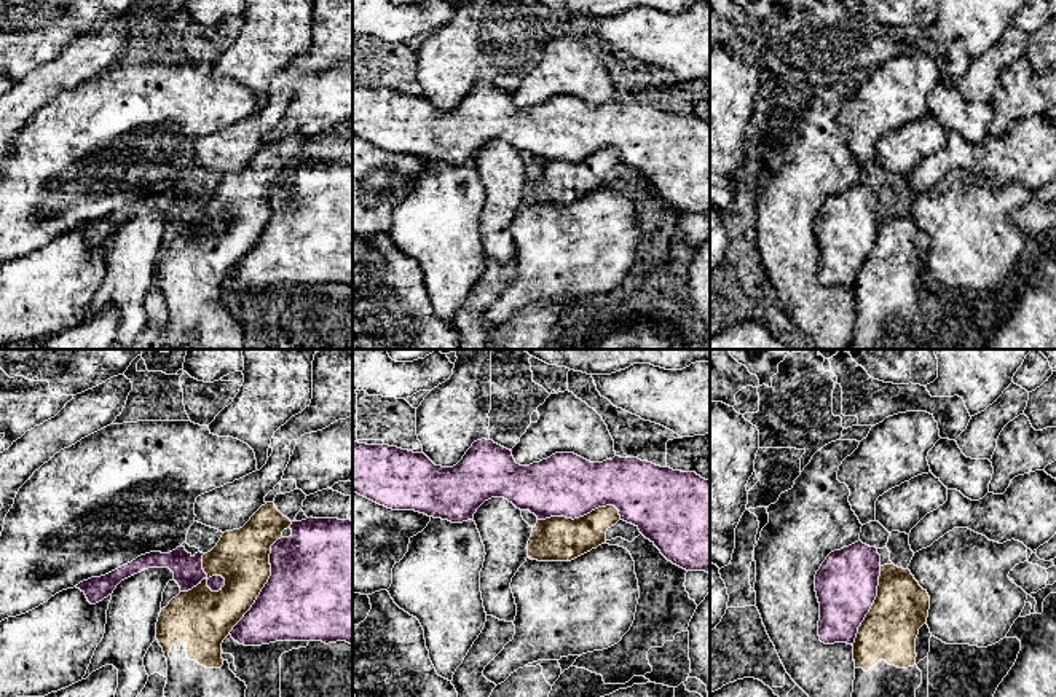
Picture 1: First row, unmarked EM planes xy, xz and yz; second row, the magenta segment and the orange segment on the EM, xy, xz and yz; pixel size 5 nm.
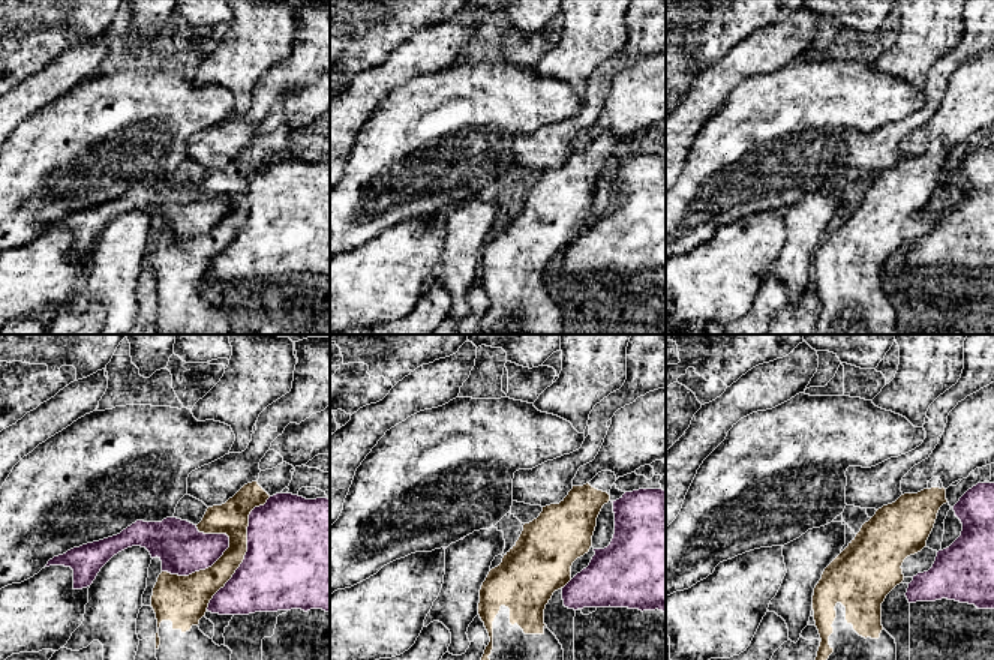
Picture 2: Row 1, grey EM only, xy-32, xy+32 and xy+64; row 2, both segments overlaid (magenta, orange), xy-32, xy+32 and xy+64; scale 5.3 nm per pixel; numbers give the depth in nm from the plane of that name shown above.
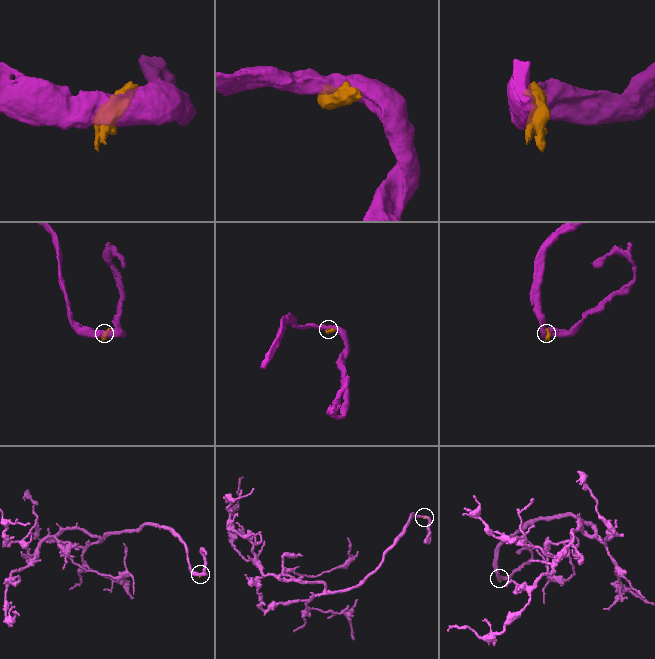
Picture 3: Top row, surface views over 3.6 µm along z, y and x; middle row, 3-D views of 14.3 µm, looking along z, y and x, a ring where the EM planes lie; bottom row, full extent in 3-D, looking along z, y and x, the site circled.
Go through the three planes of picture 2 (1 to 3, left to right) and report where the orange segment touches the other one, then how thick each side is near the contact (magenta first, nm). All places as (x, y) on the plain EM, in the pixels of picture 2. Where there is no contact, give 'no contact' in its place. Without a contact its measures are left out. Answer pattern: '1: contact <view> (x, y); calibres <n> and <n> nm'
1: contact xy-32 (248, 215); calibres 500 and 180 nm
2: contact xy+32 (567, 248); calibres 300 and 340 nm
3: no contact

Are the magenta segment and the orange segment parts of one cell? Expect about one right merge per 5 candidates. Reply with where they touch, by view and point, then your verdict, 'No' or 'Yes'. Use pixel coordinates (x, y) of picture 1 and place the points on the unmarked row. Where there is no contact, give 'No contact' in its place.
Touches magenta at xy (265, 228). No

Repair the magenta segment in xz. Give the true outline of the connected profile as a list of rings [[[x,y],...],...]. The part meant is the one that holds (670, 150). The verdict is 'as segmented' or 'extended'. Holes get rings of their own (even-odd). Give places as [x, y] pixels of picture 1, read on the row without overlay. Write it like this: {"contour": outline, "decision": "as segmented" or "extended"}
{"contour": [[[477,83],[453,110],[435,108],[423,94],[353,85],[353,134],[392,153],[463,166],[491,140],[504,140],[538,163],[579,161],[598,150],[614,148],[621,163],[635,167],[660,196],[686,214],[710,217],[710,123],[695,115],[660,110],[638,100],[614,99],[590,105],[574,96],[520,108],[512,94],[493,83]]], "decision": "as segmented"}

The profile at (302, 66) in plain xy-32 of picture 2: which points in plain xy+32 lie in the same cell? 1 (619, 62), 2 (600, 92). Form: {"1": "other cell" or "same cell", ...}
{"1": "same cell", "2": "same cell"}

